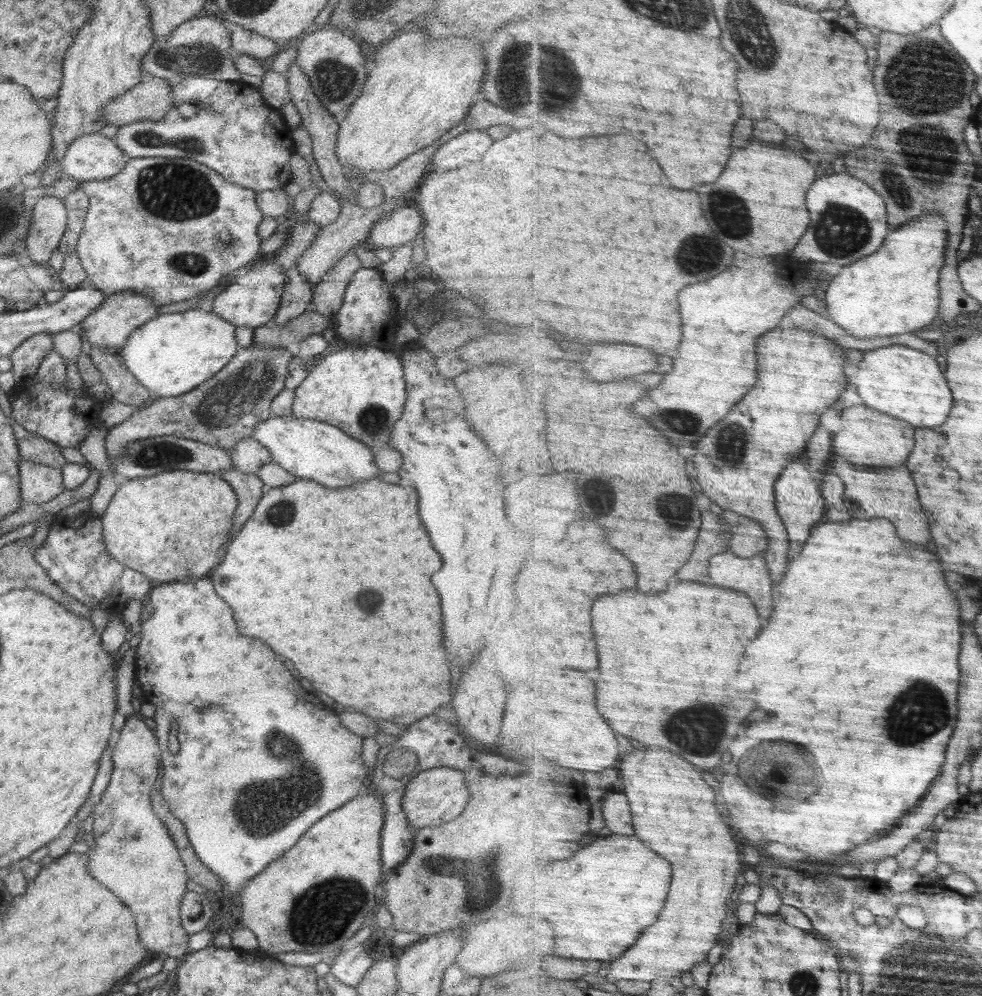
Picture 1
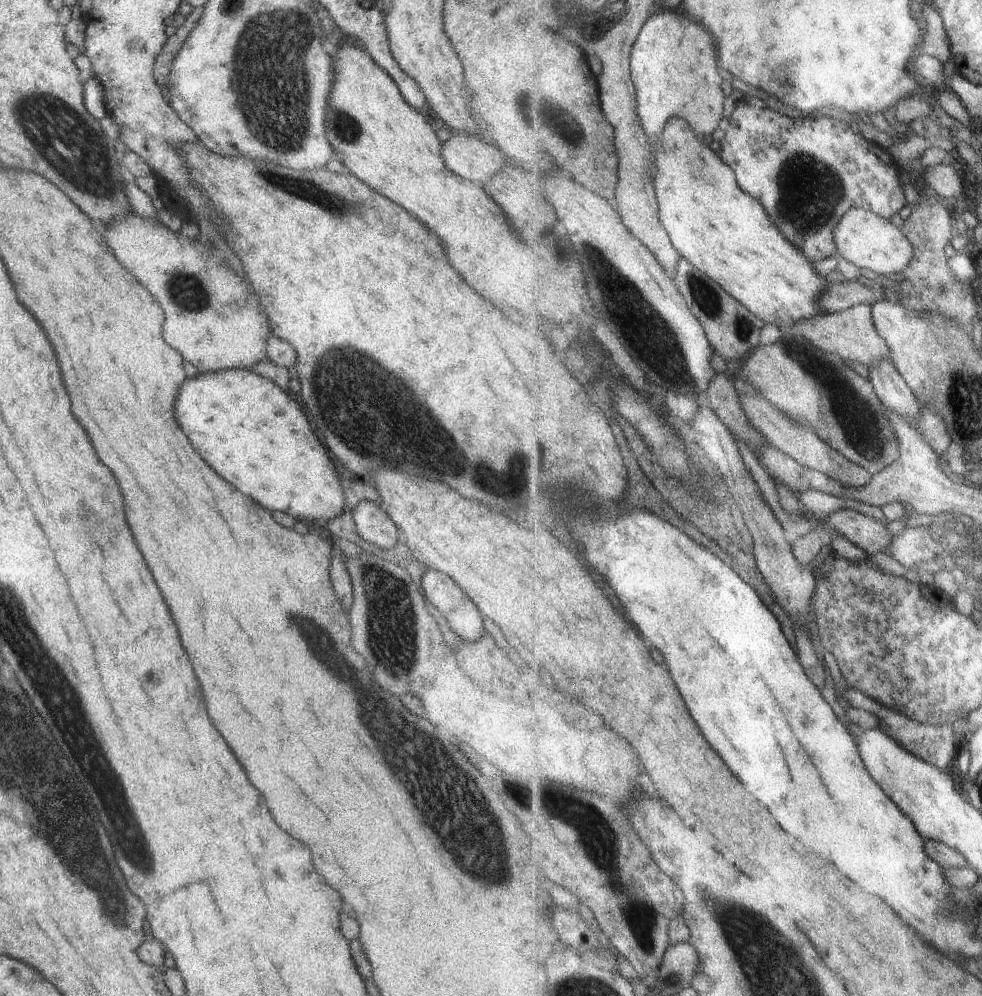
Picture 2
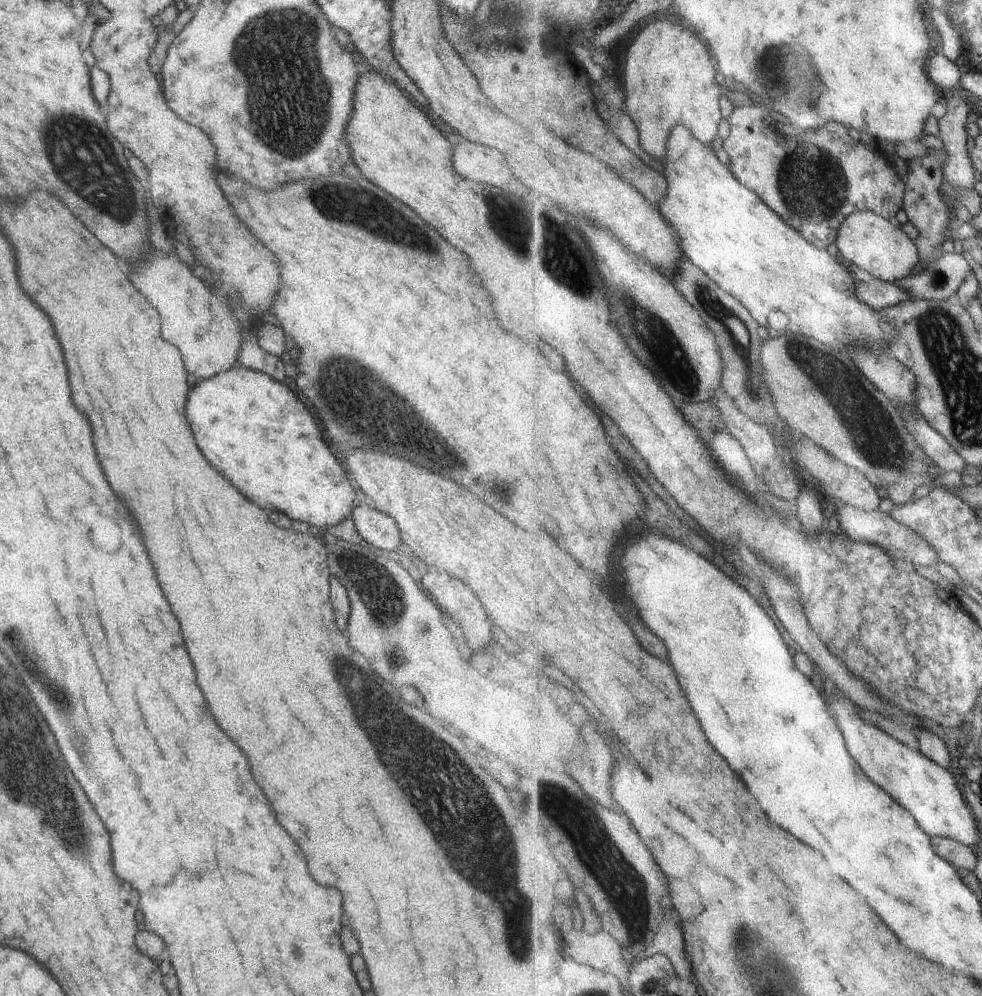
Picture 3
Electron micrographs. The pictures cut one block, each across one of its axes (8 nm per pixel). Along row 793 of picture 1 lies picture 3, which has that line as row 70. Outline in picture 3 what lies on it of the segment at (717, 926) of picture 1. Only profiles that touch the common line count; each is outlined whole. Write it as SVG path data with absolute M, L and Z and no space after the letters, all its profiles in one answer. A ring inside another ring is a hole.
M660 20L646 26L642 34L636 38L636 42L630 46L626 82L630 94L630 116L642 132L642 146L646 148L648 154L654 154L664 160L668 156L672 130L682 122L684 126L692 128L696 138L702 140L704 144L712 144L718 138L722 122L722 110L720 110L722 90L720 84L716 82L716 68L712 64L708 46L694 32L684 30L680 24L674 24L670 20Z

